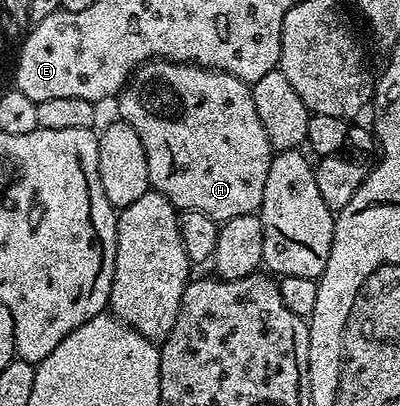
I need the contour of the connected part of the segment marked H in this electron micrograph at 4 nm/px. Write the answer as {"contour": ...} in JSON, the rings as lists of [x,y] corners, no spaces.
{"contour":[[[156,60],[145,63],[132,74],[119,91],[118,102],[118,117],[127,122],[129,128],[141,136],[141,144],[145,144],[151,189],[168,198],[176,210],[205,212],[205,216],[220,224],[258,211],[265,196],[265,180],[269,176],[273,151],[265,128],[261,128],[257,110],[253,108],[248,83],[220,70]]]}

